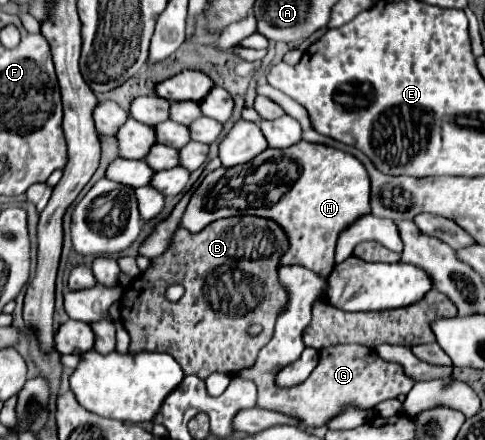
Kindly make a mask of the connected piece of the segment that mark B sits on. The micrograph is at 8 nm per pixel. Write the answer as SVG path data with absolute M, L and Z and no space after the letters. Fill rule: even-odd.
M255 215L217 219L199 233L191 233L183 227L177 229L171 247L161 257L153 259L145 273L129 283L123 299L119 301L121 323L131 335L129 353L167 353L181 365L185 375L197 375L199 379L205 379L209 373L213 373L213 369L219 373L237 373L239 369L253 365L259 349L273 337L275 313L289 303L289 293L279 281L279 261L287 249L289 239L283 227L273 219ZM175 283L185 287L185 295L177 303L169 303L165 291ZM251 325L261 325L263 331L259 335L249 335L247 329Z

